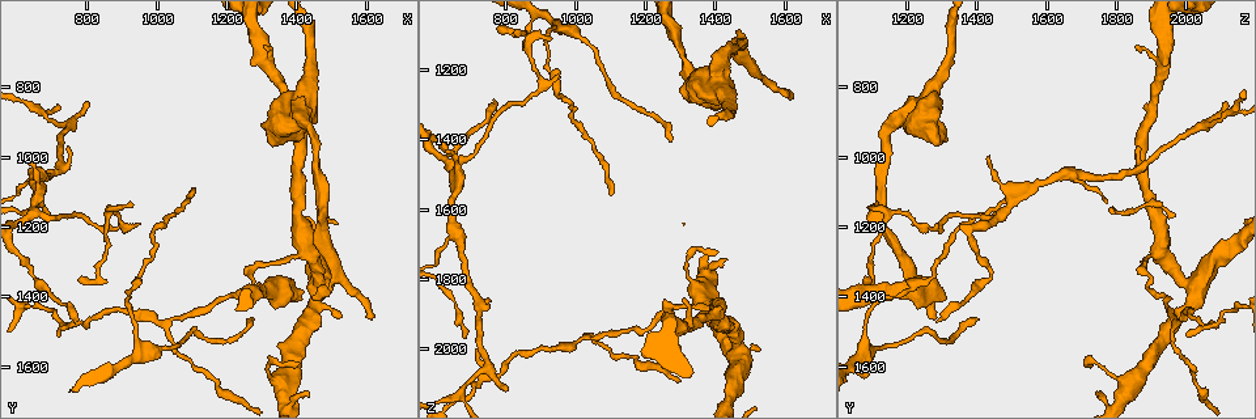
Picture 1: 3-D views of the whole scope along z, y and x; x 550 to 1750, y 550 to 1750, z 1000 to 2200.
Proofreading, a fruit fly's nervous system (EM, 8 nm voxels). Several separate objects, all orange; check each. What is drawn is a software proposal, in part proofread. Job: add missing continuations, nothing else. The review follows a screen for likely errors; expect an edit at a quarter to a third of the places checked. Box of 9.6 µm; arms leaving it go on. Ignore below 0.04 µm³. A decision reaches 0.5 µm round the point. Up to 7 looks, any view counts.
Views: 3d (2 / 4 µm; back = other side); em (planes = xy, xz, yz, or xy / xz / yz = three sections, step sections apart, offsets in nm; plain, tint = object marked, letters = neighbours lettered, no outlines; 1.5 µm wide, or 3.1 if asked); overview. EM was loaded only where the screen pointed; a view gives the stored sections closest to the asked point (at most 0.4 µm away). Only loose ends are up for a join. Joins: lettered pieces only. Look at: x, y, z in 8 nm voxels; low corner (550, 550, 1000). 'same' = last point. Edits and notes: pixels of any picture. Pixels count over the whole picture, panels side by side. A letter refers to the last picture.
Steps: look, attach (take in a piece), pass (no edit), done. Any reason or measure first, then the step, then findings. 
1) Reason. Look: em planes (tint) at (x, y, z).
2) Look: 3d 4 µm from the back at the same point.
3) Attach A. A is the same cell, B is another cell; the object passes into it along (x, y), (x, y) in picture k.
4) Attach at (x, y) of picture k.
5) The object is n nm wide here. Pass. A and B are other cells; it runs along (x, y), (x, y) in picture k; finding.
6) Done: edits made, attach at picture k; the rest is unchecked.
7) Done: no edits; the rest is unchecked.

Tapers out. Look: em xy step 4 (tint) at (640, 1000, 1430).

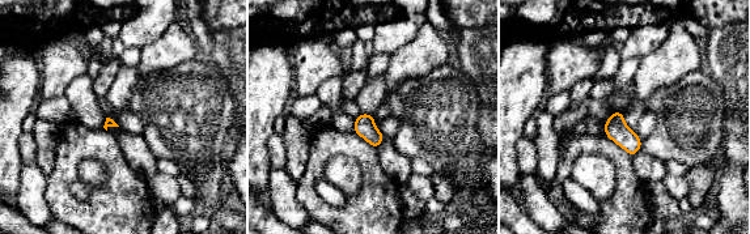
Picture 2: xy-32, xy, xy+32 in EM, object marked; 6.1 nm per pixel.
Look: em planes (letters) at the same point.

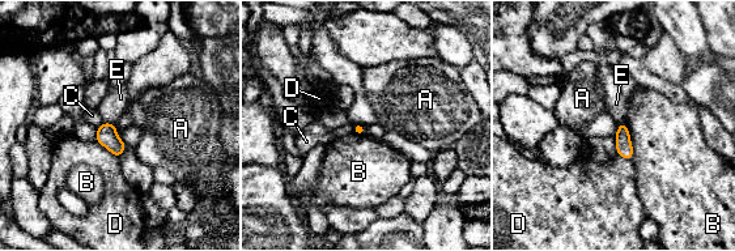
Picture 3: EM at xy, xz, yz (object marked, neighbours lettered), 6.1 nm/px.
Pass. A, B, C, D and E are other cells; none of them fits.

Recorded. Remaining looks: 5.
An open end. Look: 3d 4 µm from the back at (1280, 1460, 1410).

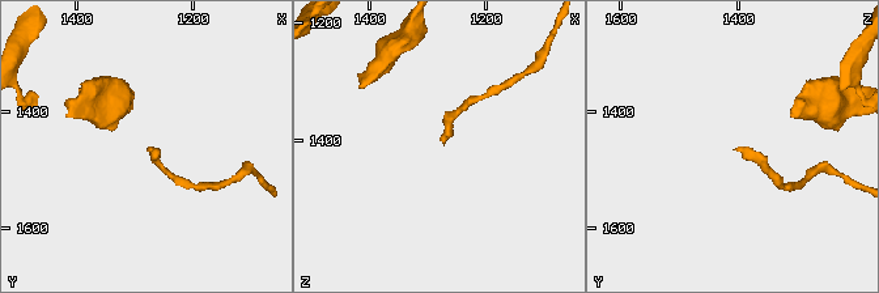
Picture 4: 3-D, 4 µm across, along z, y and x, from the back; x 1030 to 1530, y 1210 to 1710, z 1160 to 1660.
Look: em planes (letters) at (1270, 1460, 1405).

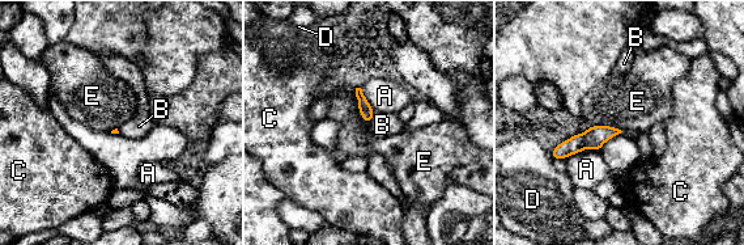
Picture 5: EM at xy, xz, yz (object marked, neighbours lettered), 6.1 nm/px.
Pass. A, B, C, D and E are other cells; no lettered piece goes on from it.

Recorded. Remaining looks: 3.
Tapers out. Look: em planes (letters) at (1600, 1460, 1270).

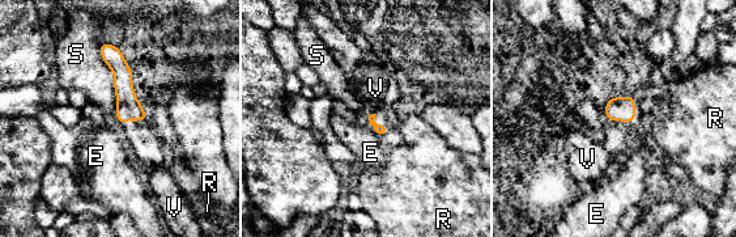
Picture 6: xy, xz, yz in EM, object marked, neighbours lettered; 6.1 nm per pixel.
The longest contact is with S, 440 nm. Pass. E, R, S and V are other cells; none of them fits.

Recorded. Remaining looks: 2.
Done: no edits; the rest is unchecked.

